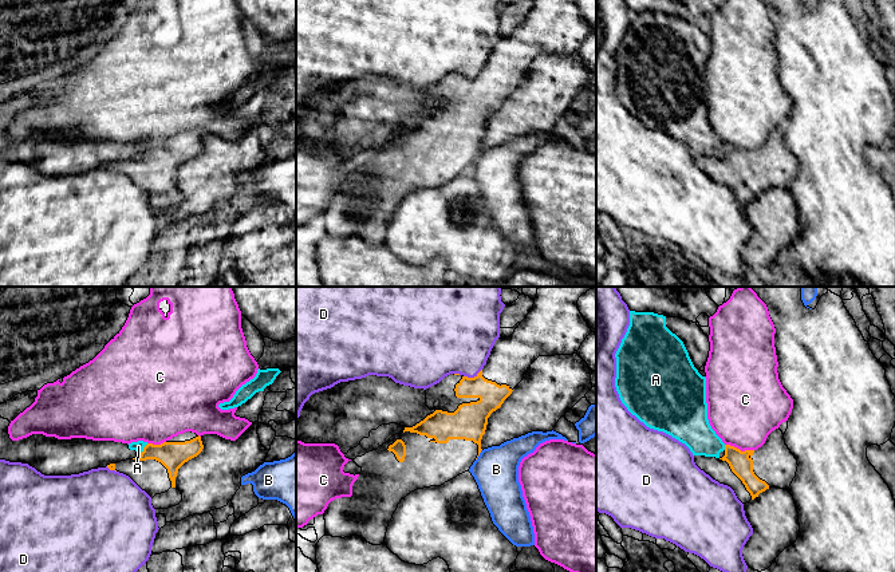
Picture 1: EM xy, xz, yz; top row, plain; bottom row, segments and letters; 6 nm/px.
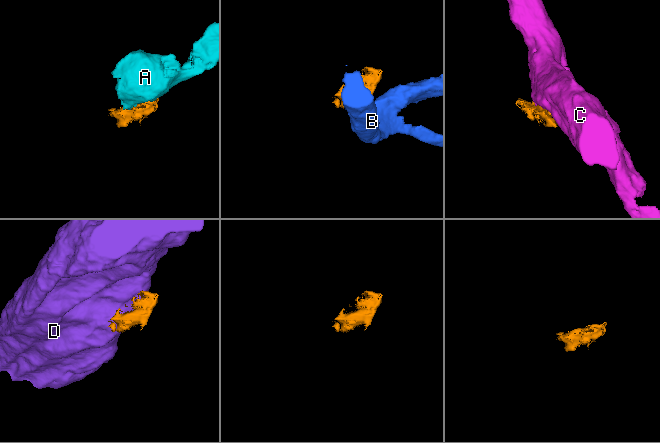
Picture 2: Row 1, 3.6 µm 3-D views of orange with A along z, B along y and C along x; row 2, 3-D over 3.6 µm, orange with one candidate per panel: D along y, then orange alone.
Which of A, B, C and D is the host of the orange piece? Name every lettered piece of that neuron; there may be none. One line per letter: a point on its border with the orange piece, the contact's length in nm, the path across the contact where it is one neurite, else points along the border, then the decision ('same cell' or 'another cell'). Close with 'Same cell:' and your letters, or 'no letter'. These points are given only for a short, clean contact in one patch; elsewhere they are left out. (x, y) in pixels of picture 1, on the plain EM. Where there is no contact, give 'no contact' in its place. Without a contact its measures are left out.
A: xy (144, 150) | 100 nm | another cell
B: xz (478, 154) | 80 nm | along xz (481, 149), (476, 160) | another cell
C: yz (738, 149) | 180 nm | another cell
D: xz (472, 78) | 120 nm | another cell
Same cell: no letter

